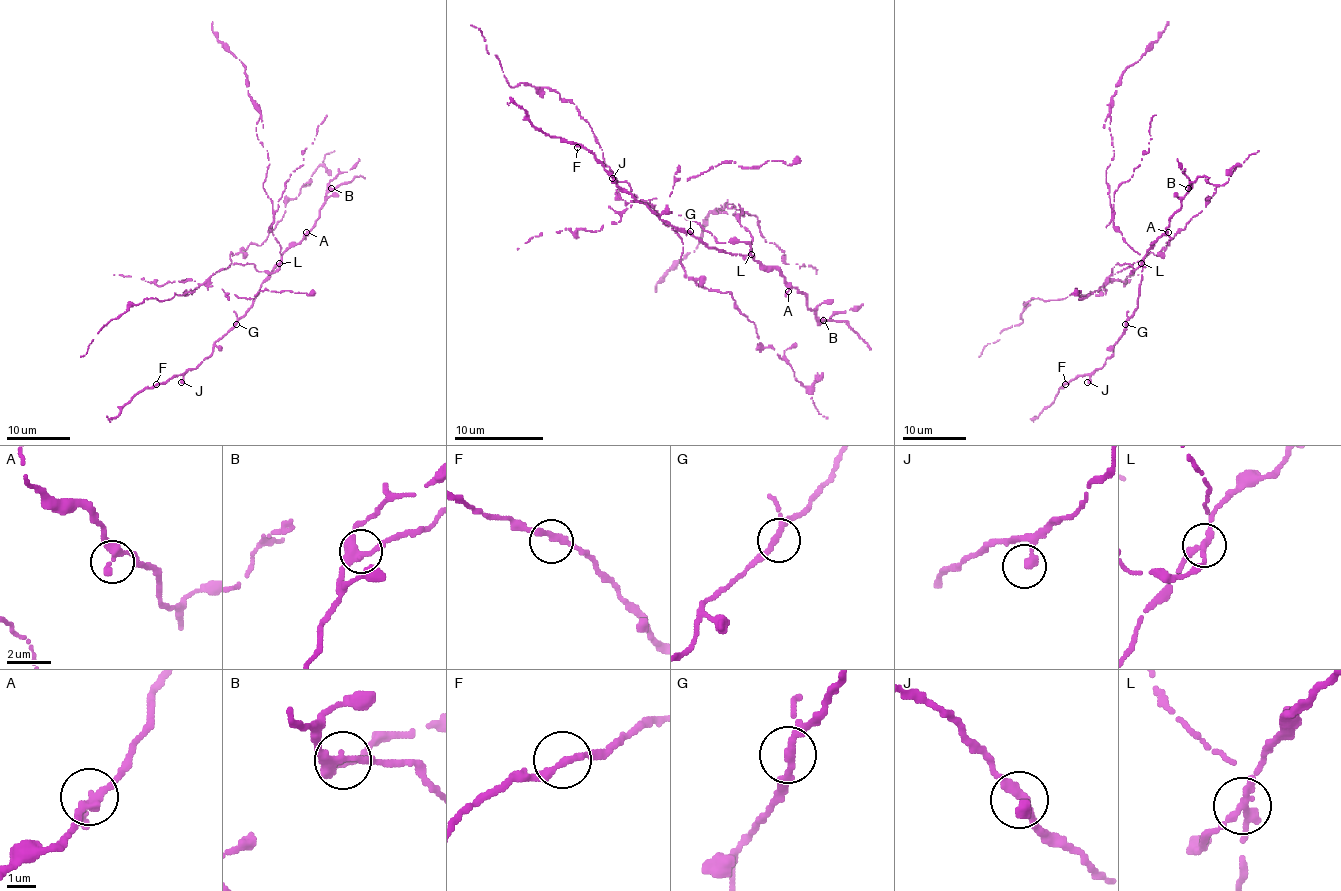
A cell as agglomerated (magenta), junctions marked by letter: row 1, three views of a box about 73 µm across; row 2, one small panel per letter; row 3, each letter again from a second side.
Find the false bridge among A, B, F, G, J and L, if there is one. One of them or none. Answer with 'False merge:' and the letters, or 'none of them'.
False merge: L

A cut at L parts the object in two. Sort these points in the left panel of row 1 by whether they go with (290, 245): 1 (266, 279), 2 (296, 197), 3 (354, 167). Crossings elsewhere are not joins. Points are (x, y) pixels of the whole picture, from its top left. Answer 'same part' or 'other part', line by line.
1: same part
2: other part
3: same part

